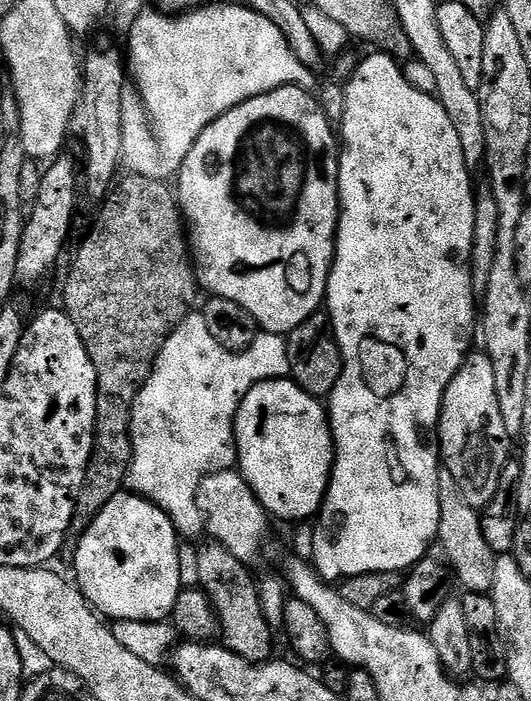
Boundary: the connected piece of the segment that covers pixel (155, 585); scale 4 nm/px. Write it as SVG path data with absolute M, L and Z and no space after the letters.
M131 490L121 491L119 496L110 498L110 502L104 504L104 509L92 519L92 525L80 537L80 544L76 547L74 557L76 563L74 583L93 609L109 621L167 621L182 590L179 542L181 543L172 519L160 507Z

